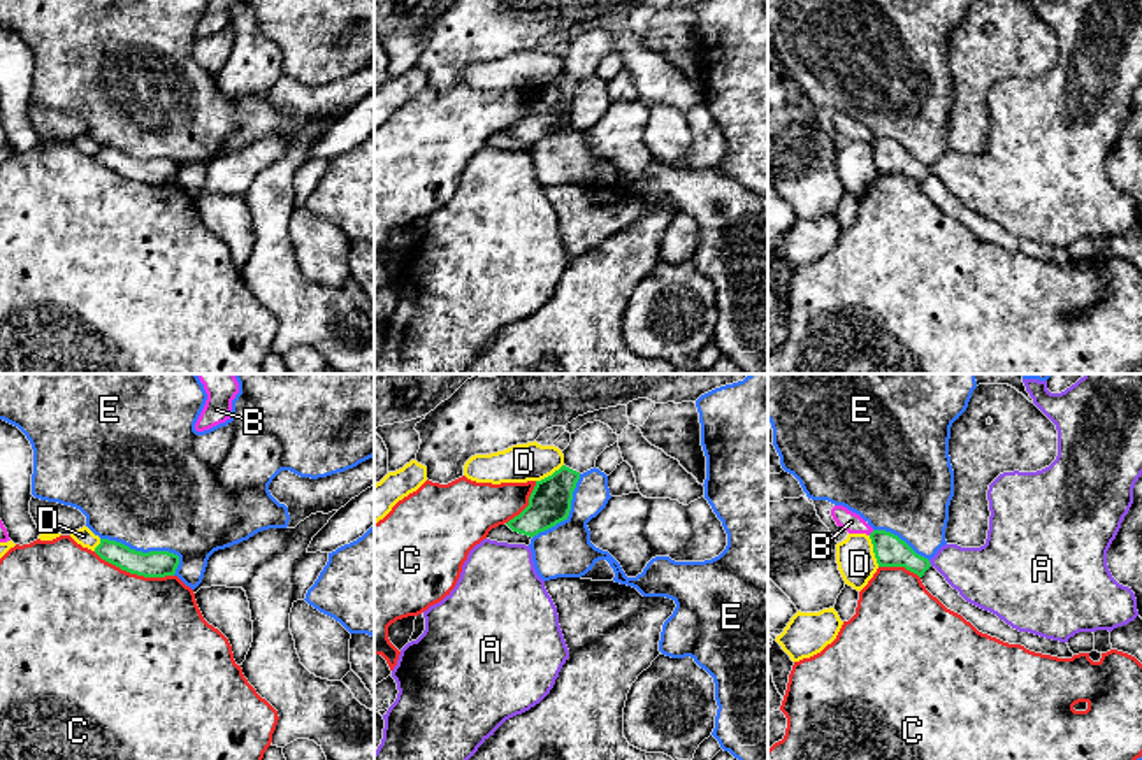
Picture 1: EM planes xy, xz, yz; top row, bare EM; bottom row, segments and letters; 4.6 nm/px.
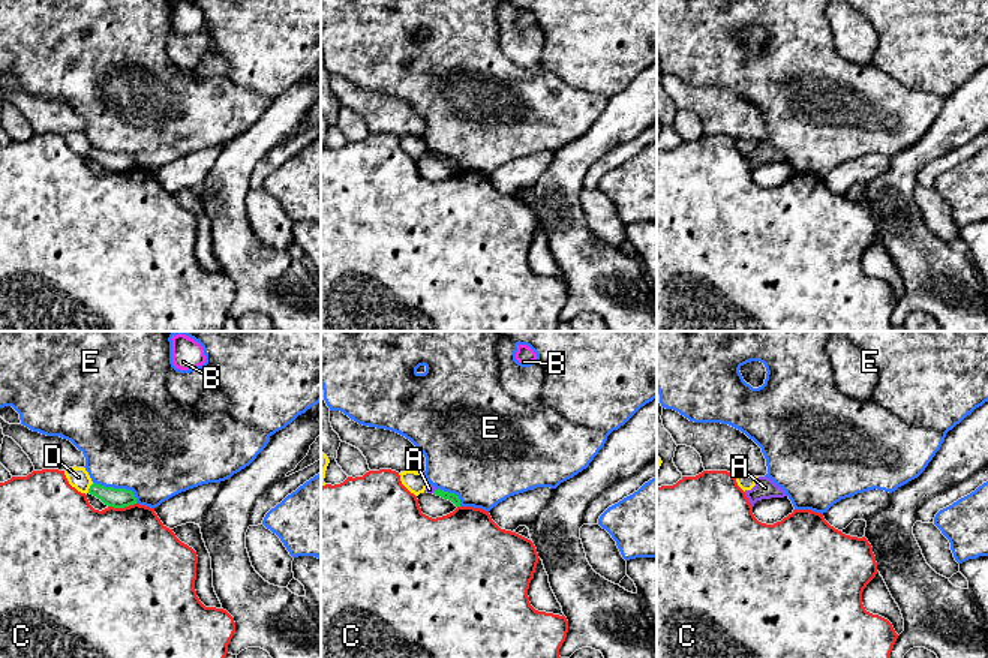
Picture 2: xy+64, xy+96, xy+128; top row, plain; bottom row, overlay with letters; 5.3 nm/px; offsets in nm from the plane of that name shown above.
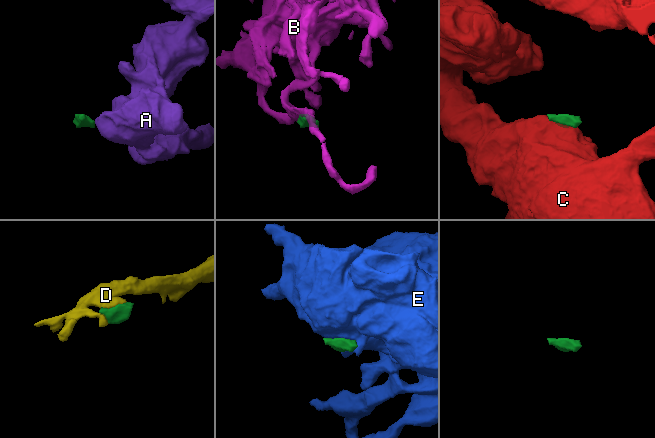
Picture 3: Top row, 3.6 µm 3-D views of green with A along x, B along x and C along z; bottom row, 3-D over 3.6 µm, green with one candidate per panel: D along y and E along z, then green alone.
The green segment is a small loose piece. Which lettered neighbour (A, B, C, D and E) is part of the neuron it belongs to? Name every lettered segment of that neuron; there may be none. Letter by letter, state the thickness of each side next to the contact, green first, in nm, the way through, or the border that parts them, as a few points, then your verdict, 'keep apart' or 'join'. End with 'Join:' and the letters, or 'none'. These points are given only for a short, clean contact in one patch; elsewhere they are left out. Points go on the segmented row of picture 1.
A: calibres 150 and 260 nm; border yz (928, 560), (932, 566); keep apart
B: calibres 150 and 90 nm; keep apart
C: calibres 130 and 480 nm; keep apart
D: calibres 150 and 180 nm; keep apart
E: calibres 130 and 480 nm; keep apart
Join: none

